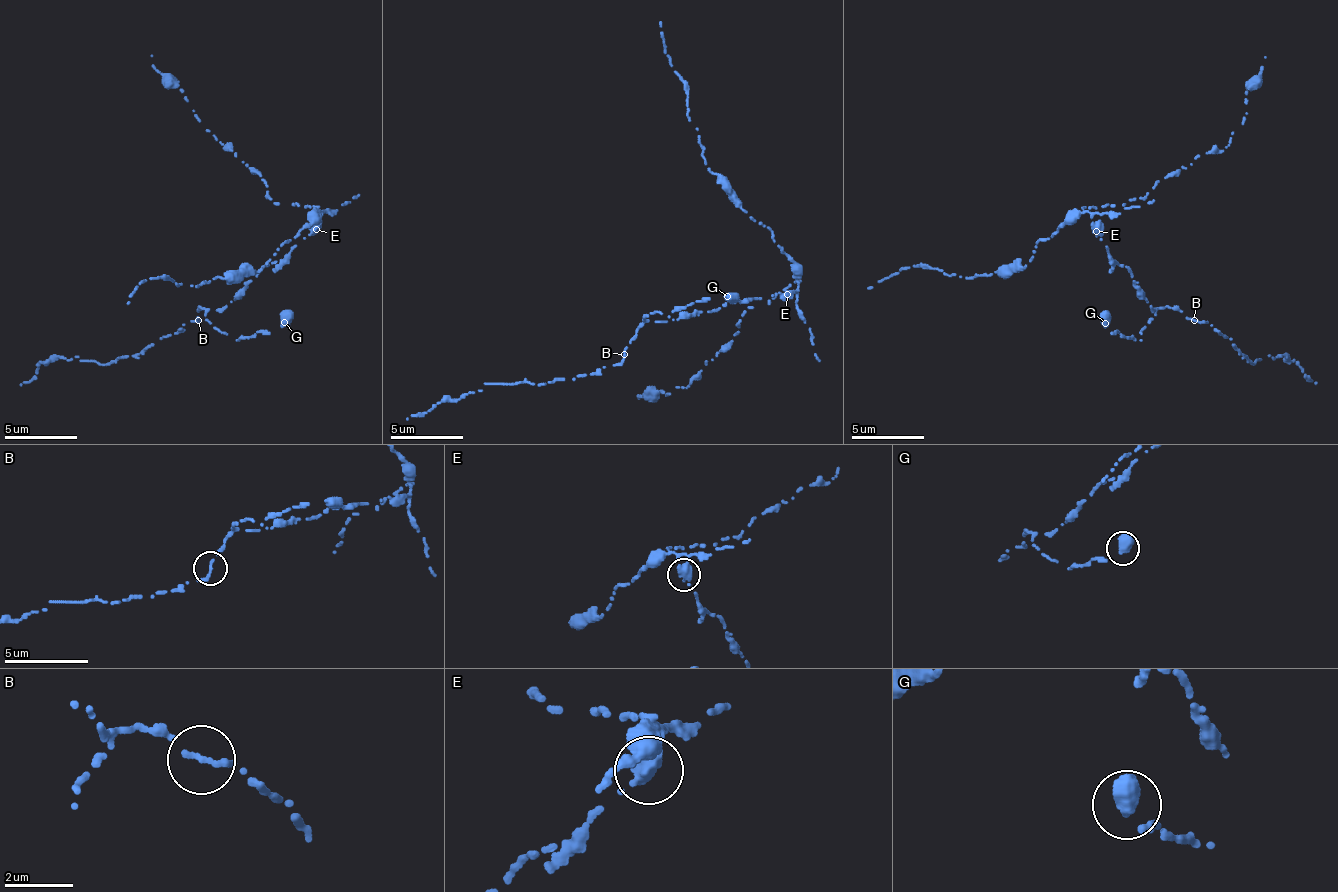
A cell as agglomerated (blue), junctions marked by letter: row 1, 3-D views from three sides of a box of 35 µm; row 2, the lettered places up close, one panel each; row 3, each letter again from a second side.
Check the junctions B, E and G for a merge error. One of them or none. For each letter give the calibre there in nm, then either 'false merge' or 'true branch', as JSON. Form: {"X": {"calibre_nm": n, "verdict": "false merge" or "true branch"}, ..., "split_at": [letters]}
{"B": {"calibre_nm": 240, "verdict": "true branch"}, "E": {"calibre_nm": 550, "verdict": "false merge"}, "G": {"calibre_nm": 600, "verdict": "true branch"}, "split_at": ["E"]}

